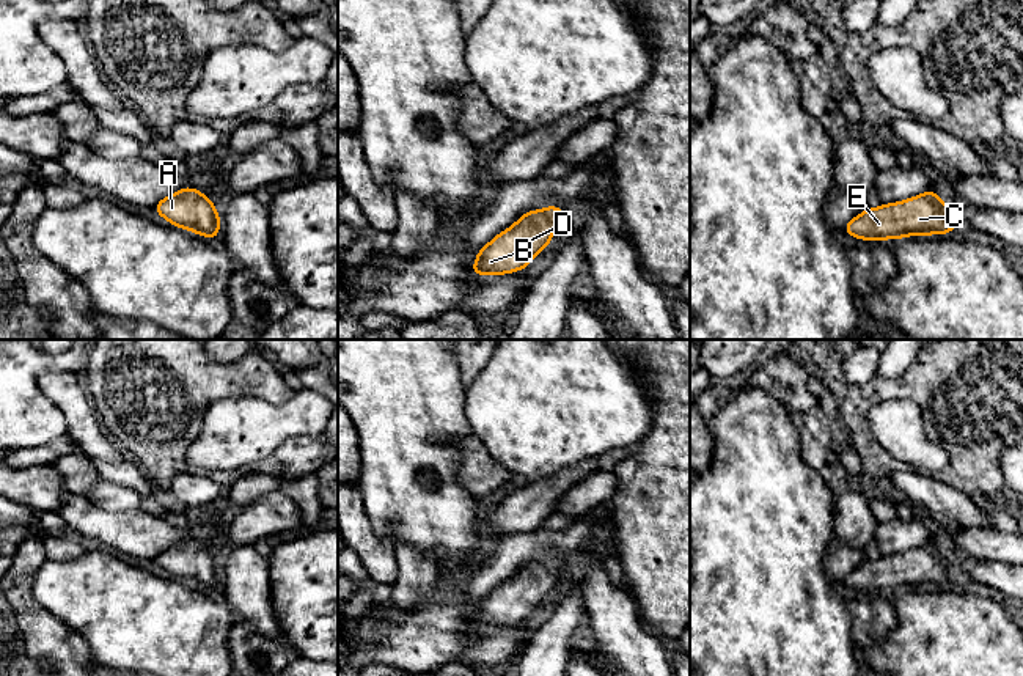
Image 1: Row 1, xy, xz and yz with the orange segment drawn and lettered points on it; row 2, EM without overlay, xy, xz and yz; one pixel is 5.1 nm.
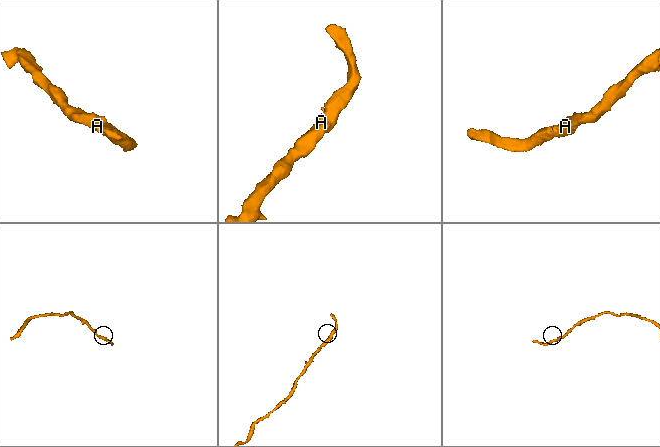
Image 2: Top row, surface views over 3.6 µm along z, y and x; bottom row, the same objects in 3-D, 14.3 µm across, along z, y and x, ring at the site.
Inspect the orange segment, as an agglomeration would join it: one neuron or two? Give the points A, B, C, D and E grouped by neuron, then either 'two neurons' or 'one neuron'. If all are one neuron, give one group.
A B C D E | one neuron

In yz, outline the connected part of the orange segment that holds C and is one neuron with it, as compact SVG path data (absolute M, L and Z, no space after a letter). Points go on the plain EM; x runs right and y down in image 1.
M927 541L922 547L905 553L867 560L842 582L856 593L896 593L905 588L946 586L957 577L955 564Z

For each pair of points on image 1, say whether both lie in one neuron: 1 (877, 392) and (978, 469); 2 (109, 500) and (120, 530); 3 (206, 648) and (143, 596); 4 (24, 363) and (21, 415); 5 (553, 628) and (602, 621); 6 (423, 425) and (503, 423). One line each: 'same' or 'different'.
1: same
2: different
3: same
4: same
5: different
6: different

